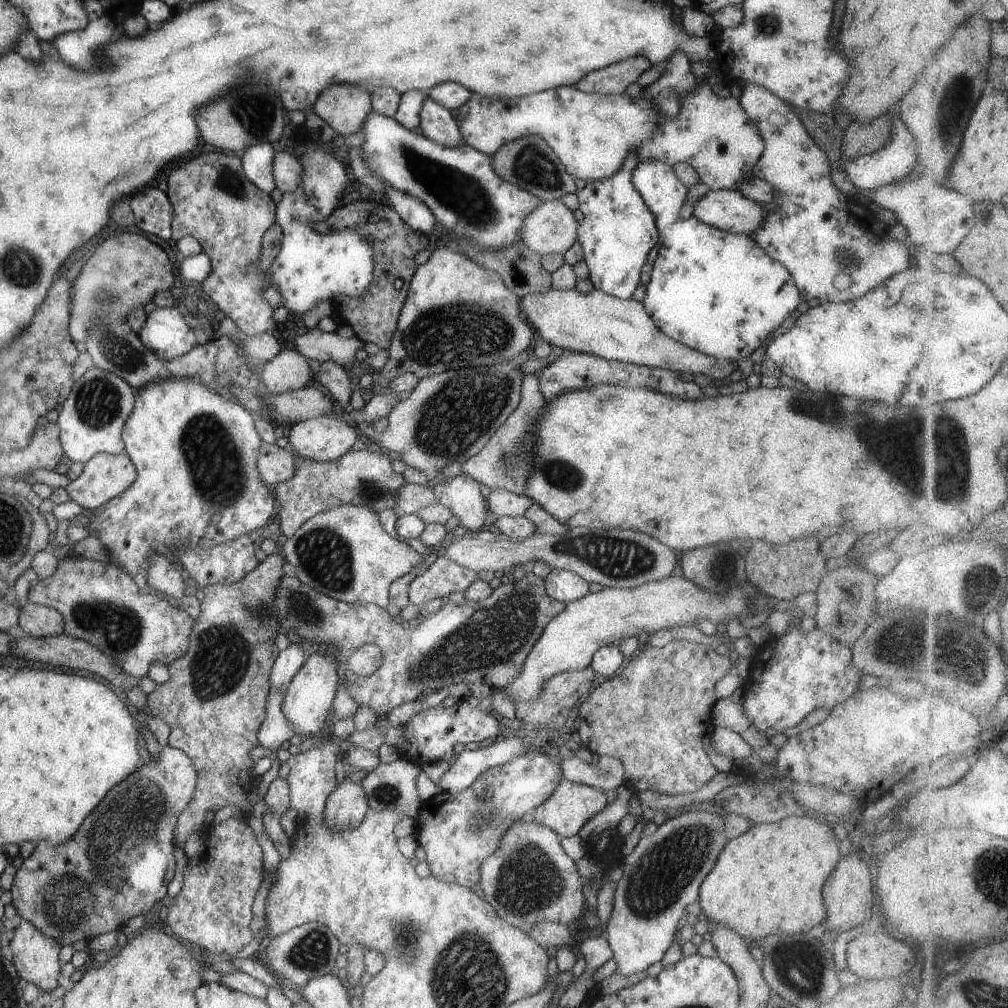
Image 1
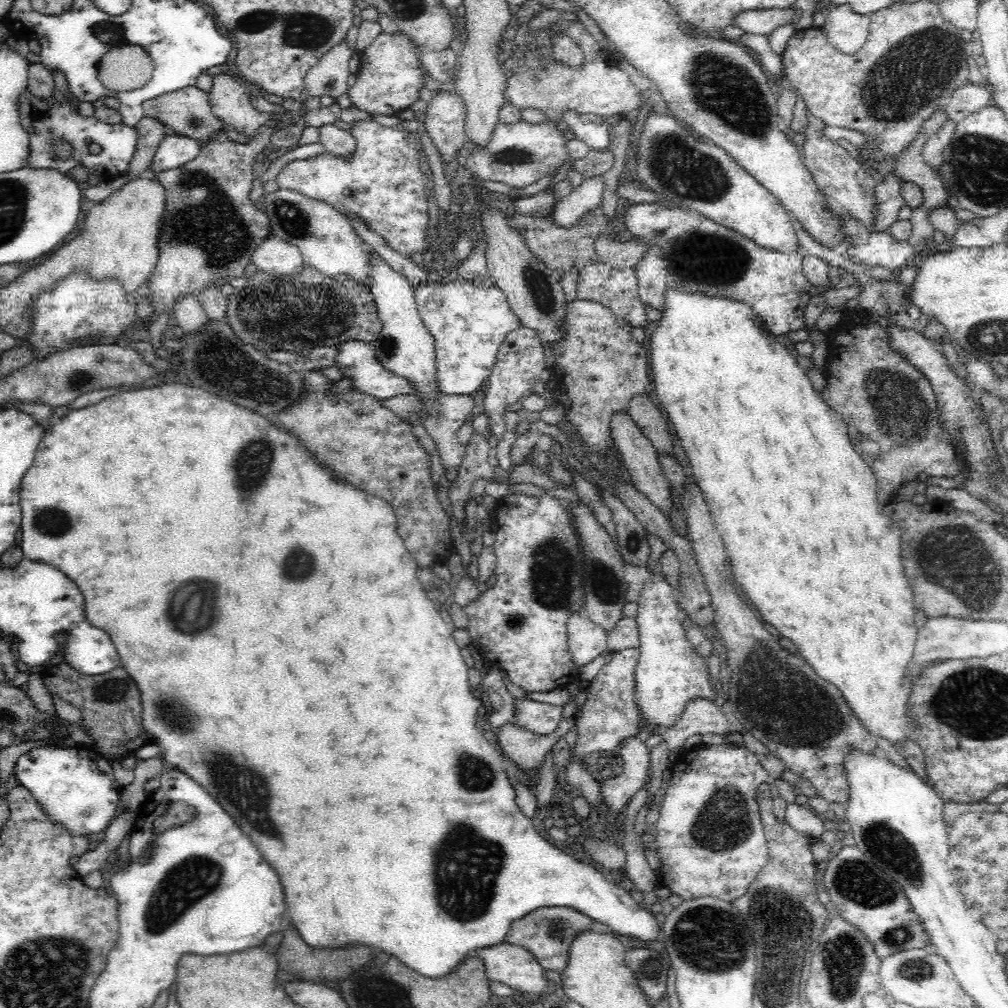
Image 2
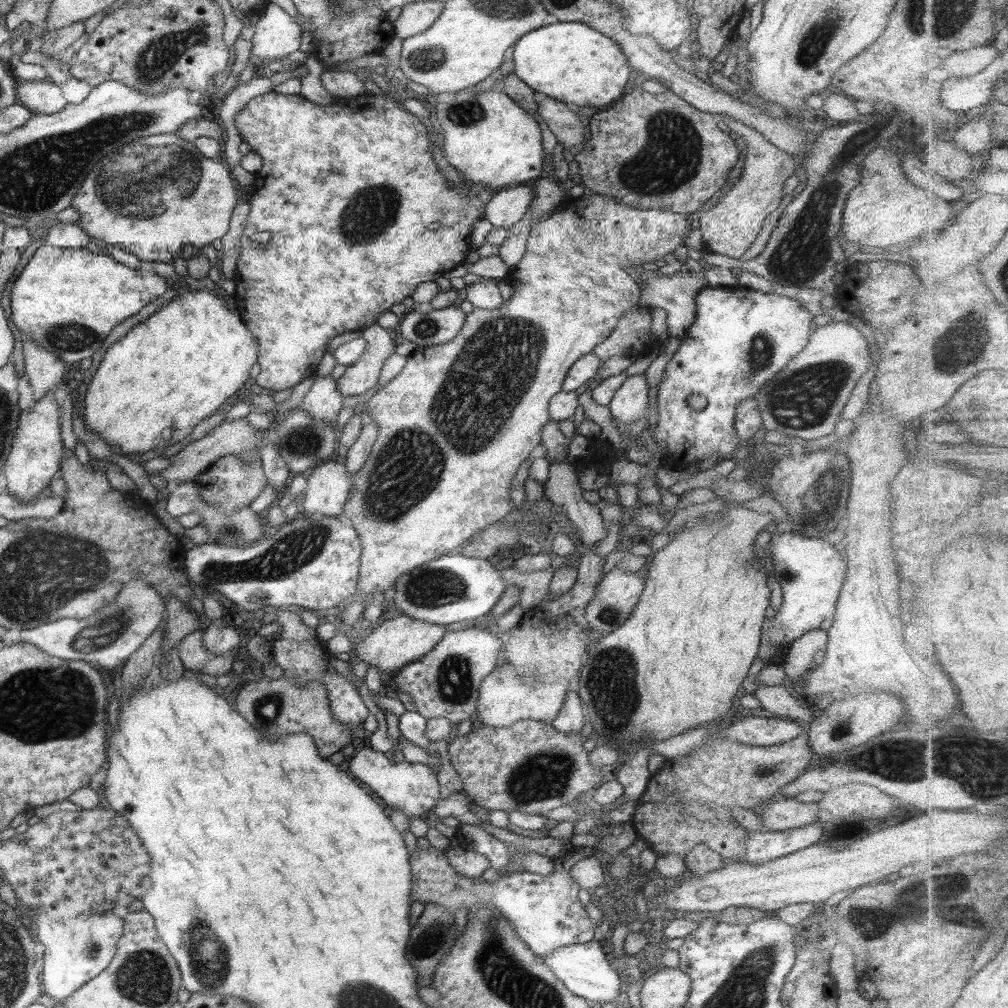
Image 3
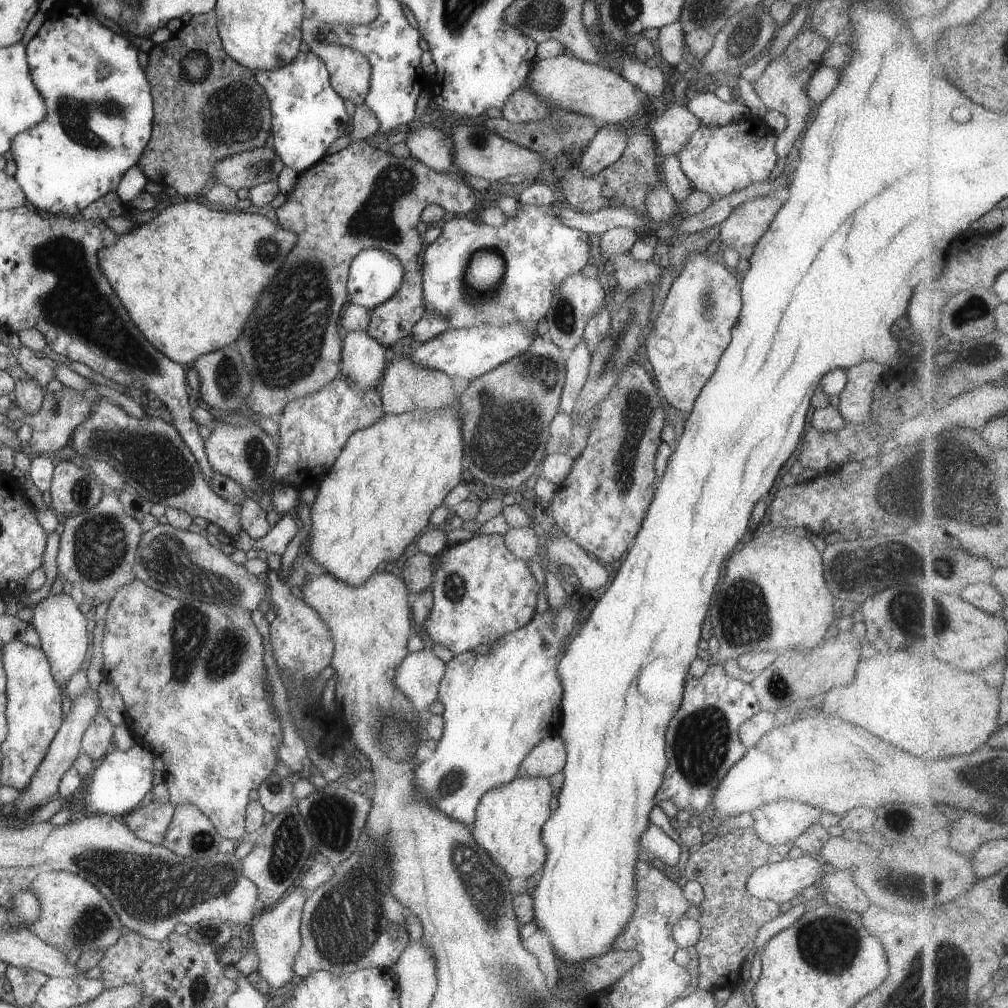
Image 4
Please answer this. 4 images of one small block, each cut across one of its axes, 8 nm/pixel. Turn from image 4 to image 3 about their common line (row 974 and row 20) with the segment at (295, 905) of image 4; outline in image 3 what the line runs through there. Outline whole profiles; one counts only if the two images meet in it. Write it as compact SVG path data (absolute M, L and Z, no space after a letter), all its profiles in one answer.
M269 2L255 24L251 58L260 67L266 62L295 52L300 45L300 26L283 9Z

